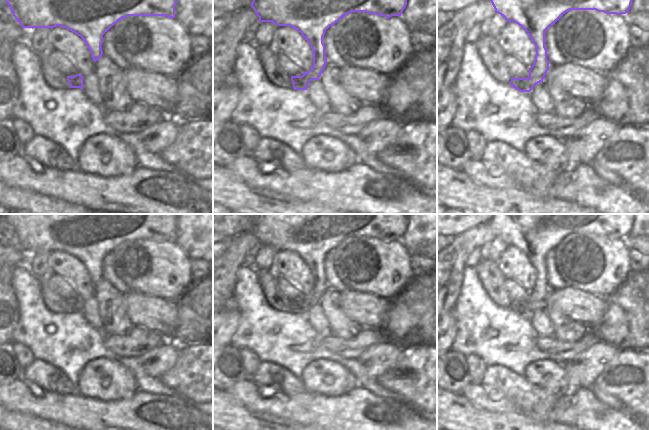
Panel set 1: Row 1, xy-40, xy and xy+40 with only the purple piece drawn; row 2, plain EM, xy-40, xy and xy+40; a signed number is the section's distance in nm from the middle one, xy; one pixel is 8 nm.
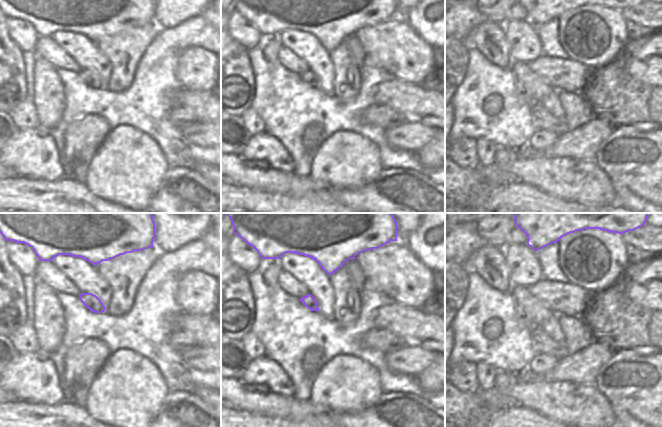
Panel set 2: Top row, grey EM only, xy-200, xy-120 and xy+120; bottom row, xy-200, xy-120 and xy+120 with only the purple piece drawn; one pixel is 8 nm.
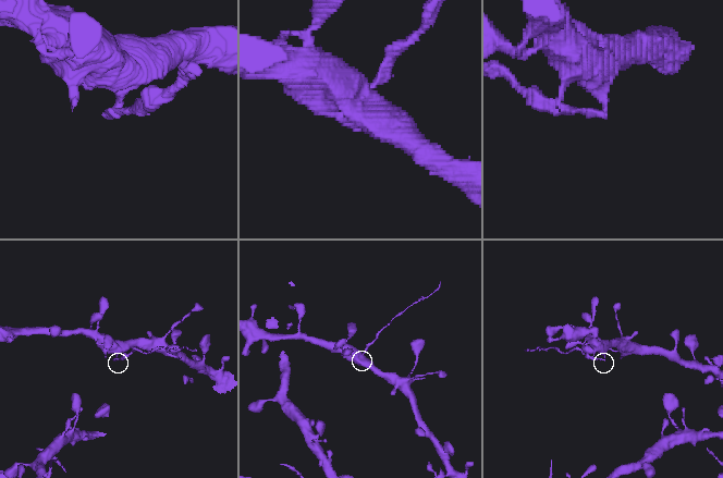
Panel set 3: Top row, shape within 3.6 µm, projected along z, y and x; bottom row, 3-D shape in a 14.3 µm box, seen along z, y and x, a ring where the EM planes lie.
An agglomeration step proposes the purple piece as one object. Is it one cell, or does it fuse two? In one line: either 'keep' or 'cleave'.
cleave

